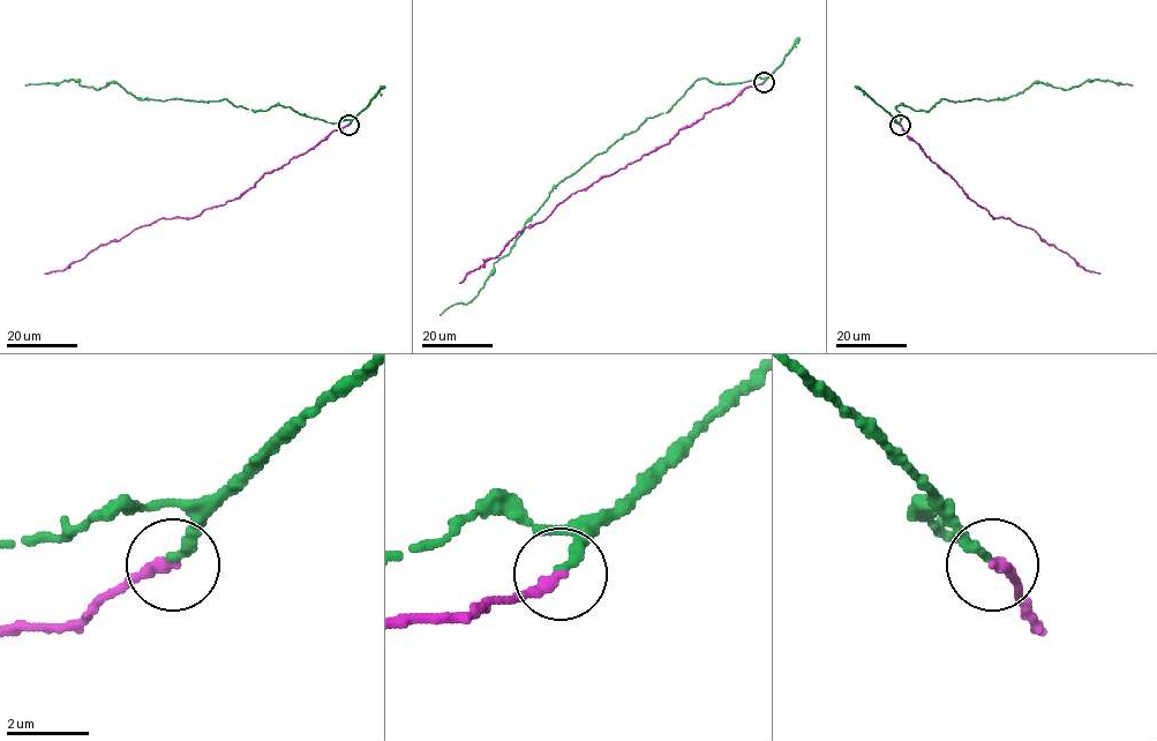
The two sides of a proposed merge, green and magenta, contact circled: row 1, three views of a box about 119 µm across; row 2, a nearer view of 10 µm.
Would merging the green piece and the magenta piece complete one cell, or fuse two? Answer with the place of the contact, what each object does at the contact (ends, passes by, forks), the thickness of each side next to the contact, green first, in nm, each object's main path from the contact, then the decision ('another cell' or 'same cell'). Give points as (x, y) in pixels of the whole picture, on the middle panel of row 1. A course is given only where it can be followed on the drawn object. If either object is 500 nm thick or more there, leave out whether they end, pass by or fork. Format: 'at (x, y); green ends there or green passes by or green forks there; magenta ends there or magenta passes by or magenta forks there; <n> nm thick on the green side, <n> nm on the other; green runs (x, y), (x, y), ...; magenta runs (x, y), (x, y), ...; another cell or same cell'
at (764, 82); green ends there; magenta ends there; 280 nm thick on the green side, 300 nm on the other; green runs (763, 82), (722, 84), (698, 77), (668, 111), (647, 117), (556, 184), (478, 294), (440, 315); magenta runs (763, 82), (748, 85), (728, 104), (681, 128), (667, 144), (573, 193), (459, 283); same cell

